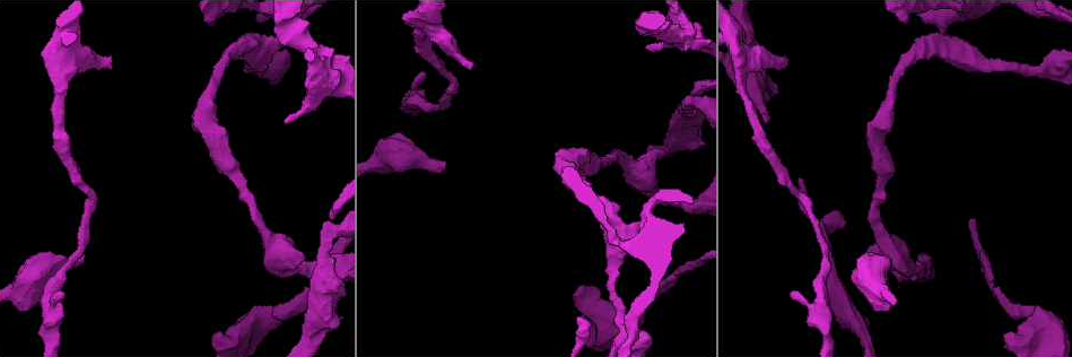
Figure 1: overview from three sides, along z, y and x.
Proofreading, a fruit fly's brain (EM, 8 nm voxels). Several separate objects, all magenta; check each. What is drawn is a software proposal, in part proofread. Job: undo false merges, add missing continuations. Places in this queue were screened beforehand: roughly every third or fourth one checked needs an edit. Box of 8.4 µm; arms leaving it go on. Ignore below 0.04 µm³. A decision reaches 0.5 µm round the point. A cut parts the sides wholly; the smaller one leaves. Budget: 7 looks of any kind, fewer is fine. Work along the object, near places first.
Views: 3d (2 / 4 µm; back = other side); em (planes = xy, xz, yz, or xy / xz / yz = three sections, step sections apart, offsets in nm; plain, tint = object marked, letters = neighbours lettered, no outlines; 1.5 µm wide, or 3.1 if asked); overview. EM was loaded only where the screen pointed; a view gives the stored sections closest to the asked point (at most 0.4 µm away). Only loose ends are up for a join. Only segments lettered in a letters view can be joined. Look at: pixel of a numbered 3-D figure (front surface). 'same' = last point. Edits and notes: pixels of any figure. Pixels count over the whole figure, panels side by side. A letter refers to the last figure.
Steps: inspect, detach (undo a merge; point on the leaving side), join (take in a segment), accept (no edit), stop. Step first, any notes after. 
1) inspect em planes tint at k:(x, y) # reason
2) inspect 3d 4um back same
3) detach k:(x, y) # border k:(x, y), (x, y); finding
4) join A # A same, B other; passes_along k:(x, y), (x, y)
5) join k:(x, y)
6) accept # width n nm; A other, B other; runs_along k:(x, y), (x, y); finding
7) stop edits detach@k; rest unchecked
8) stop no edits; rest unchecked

inspect 3d 2um at 1:(83, 255) # stops while still wide

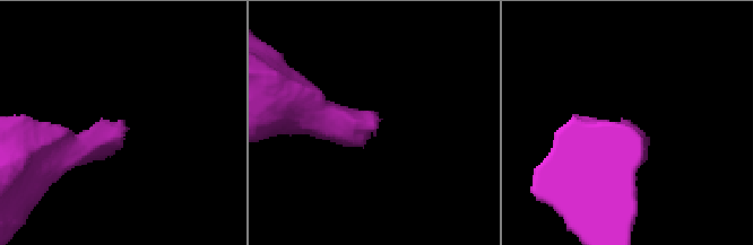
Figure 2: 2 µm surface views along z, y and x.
inspect em planes letters at 2:(375, 131) # shape alone is not enough

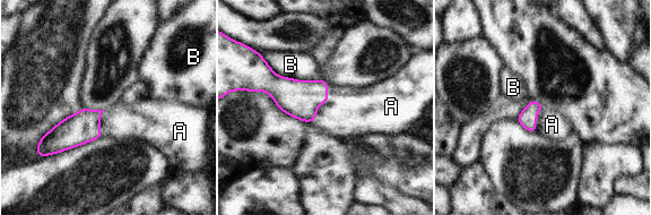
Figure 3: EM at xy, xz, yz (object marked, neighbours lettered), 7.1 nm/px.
join A # A same, B other; the cell continues

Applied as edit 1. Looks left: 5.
inspect em xz step 4 letters at 1:(111, 55) # free end

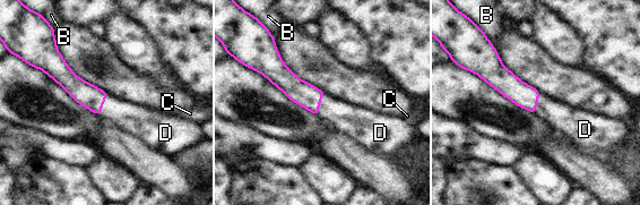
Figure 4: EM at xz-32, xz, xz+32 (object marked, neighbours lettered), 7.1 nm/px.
inspect em planes letters same

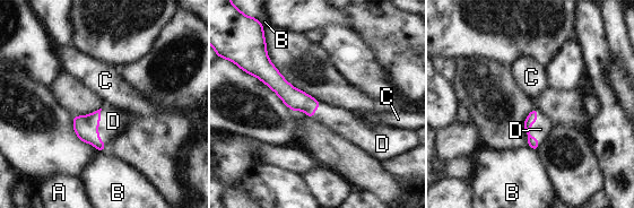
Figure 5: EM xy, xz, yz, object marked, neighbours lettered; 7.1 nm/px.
join D # longest_contact D 280 nm; A other, B other, C other, D same; the cell continues

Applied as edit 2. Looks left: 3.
stop edits join@3, join@5; rest unchecked

